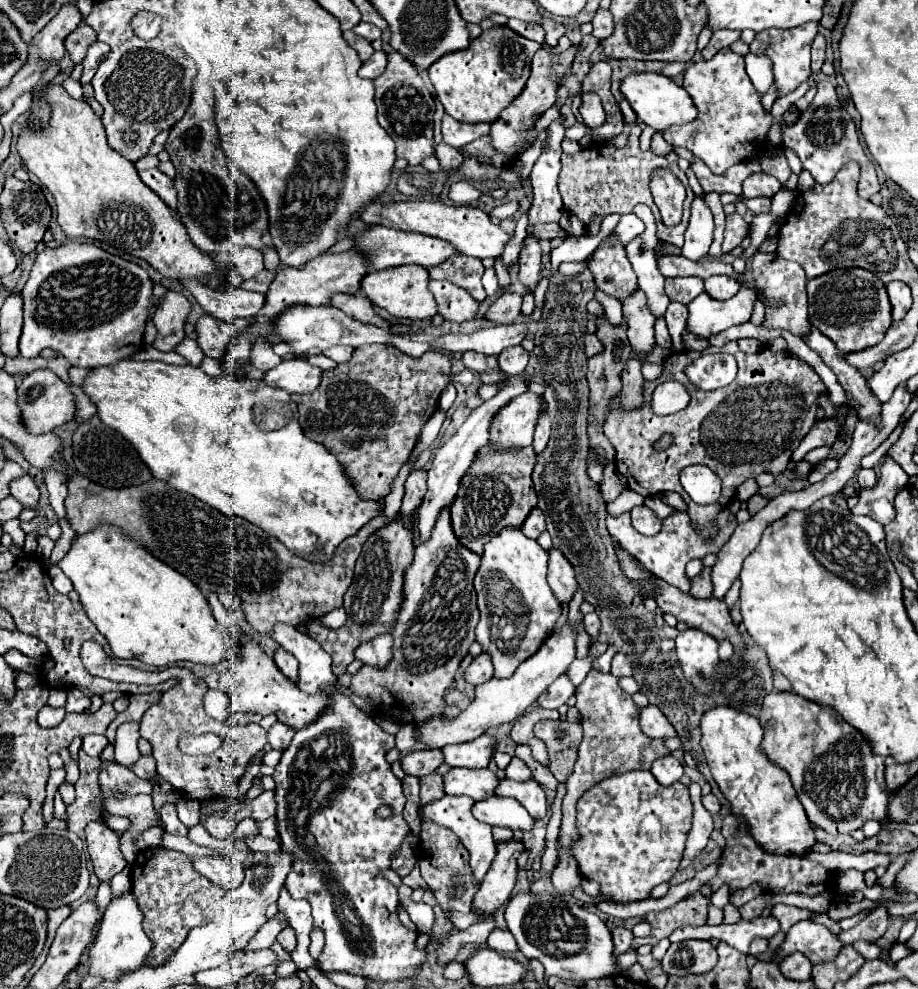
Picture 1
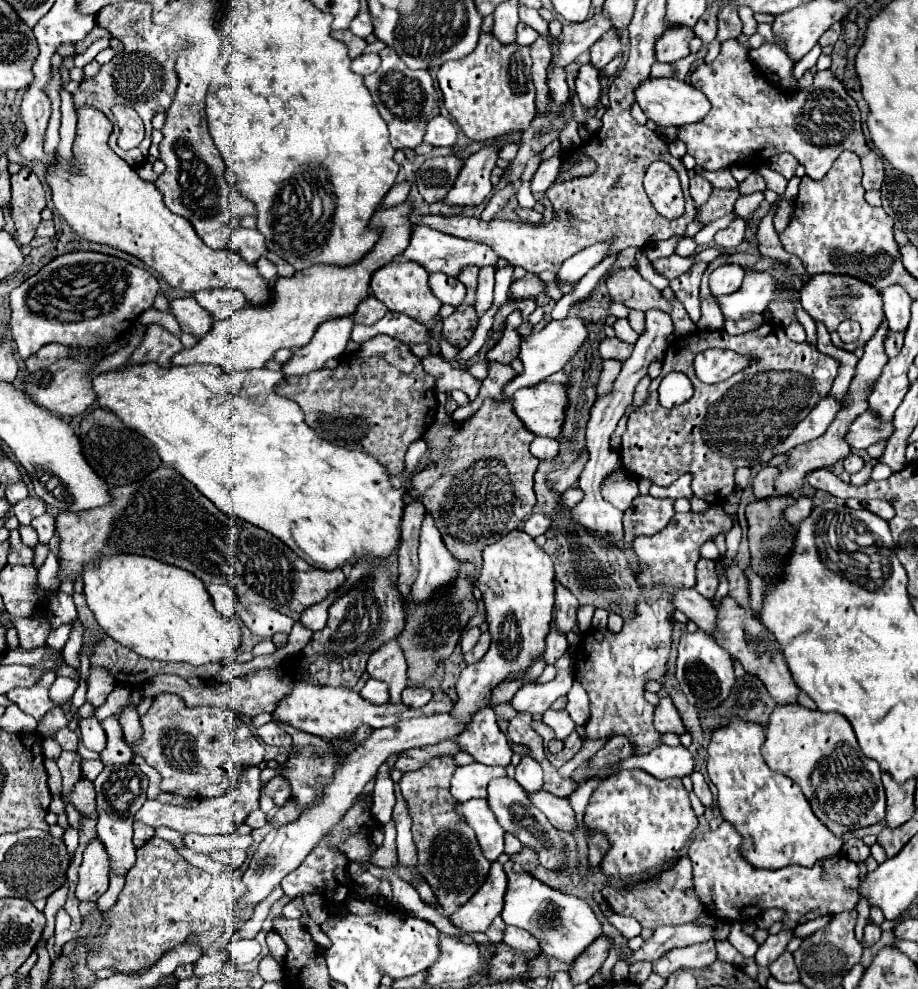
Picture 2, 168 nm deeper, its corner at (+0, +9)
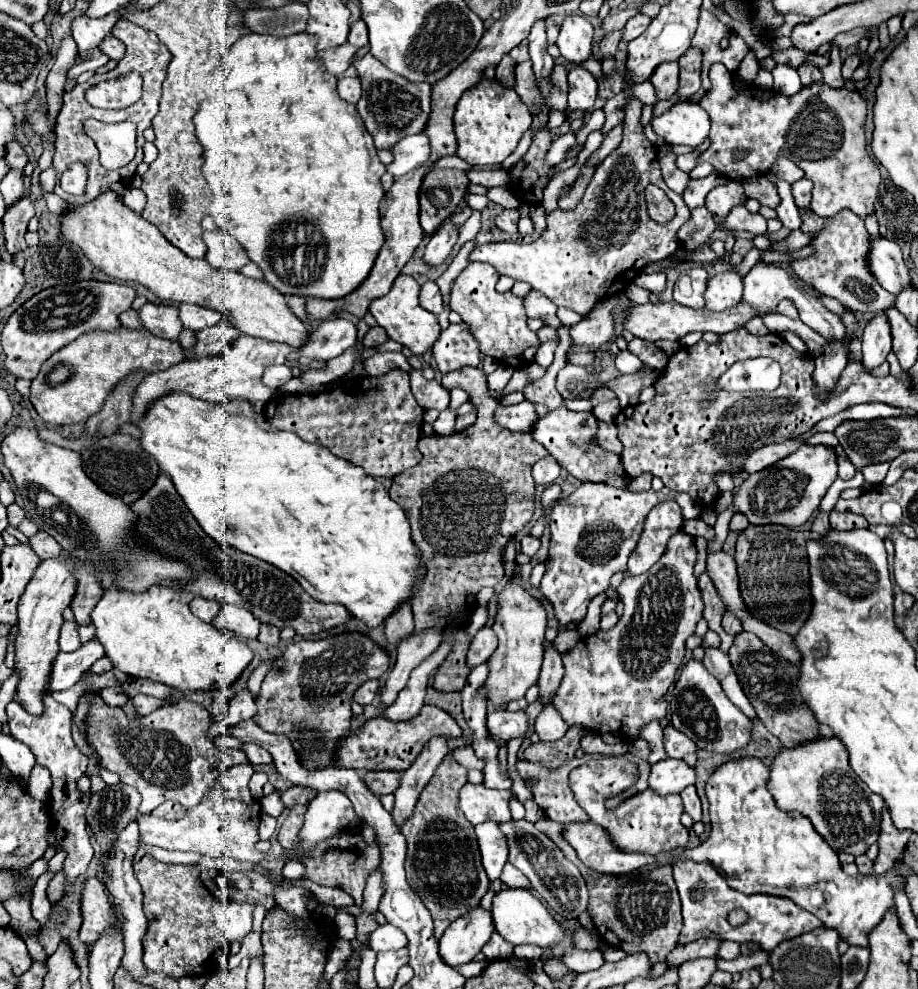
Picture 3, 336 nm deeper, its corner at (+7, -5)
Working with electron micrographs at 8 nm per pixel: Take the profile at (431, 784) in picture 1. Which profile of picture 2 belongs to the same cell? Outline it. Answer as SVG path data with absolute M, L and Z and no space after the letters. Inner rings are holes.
M438 756L424 768L404 774L398 782L412 818L412 834L418 848L418 870L438 896L446 916L454 914L472 894L476 894L490 868L490 862L482 856L480 846L476 844L476 834L472 834L472 828L468 828L468 824L464 824L464 820L460 820L454 812L456 798L450 794L450 778L454 768L456 764L452 756Z

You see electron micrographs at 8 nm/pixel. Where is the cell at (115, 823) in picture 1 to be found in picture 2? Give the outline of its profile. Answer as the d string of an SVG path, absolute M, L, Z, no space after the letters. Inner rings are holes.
M82 778L82 780L74 786L74 790L72 790L72 794L70 794L70 800L72 800L74 808L76 808L80 814L84 814L84 816L96 820L96 790L94 790L94 784L92 784L90 780L84 780L84 778Z

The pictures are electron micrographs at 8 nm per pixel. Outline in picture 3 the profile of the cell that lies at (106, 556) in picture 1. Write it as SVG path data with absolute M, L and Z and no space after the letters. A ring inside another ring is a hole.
M153 586L143 594L109 588L93 608L91 620L115 668L135 678L161 682L179 692L227 692L253 660L247 642L193 616L181 594L165 586Z

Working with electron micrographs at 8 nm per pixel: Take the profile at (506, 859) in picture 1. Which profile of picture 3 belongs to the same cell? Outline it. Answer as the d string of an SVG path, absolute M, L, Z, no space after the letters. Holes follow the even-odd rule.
M475 908L469 914L465 914L465 918L457 918L457 922L453 922L453 926L449 926L449 930L445 930L445 934L439 940L439 956L445 964L449 964L451 968L457 968L461 964L471 962L483 948L485 942L489 942L493 930L493 922L491 922L491 914L485 912L483 908Z

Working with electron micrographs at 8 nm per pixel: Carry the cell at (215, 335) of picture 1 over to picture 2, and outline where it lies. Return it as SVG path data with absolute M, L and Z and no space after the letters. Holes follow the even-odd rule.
M178 298L170 302L172 314L182 326L182 332L196 336L198 340L204 338L212 330L212 316L194 300L194 298Z

